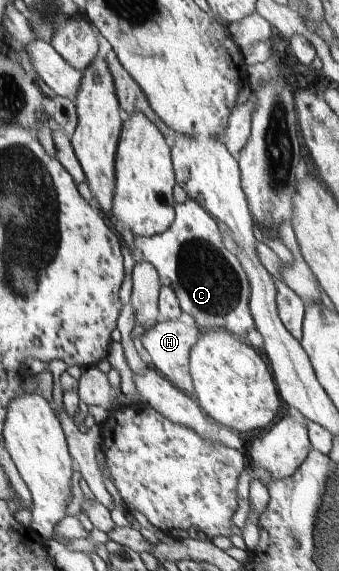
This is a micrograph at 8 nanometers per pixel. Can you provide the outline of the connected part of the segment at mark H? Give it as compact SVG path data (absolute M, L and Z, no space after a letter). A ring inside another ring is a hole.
M182 312L177 319L157 321L152 328L145 330L141 337L142 344L147 353L151 355L151 367L154 367L160 374L163 374L179 389L192 396L194 387L188 366L188 357L190 349L197 341L198 335L201 332L193 317L188 313Z

